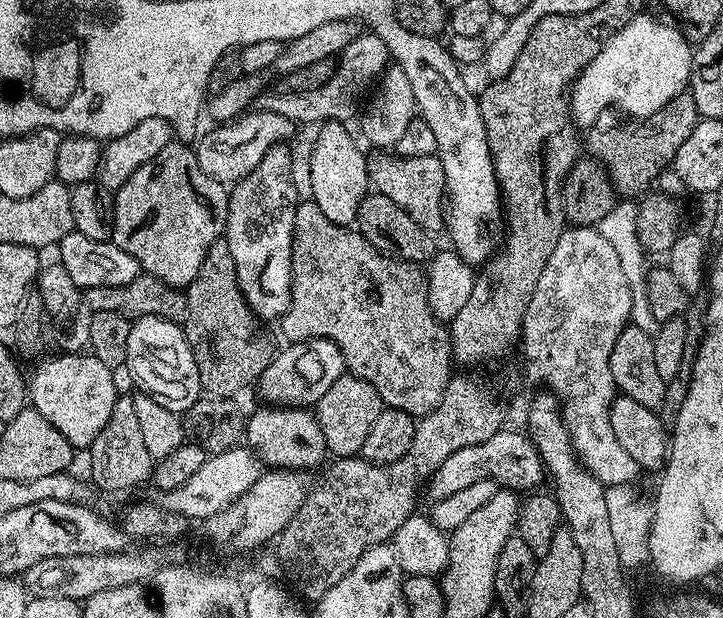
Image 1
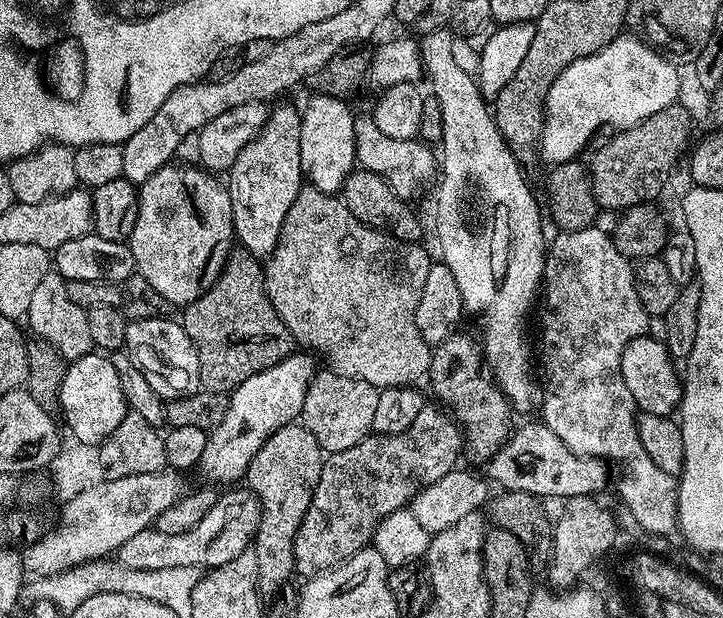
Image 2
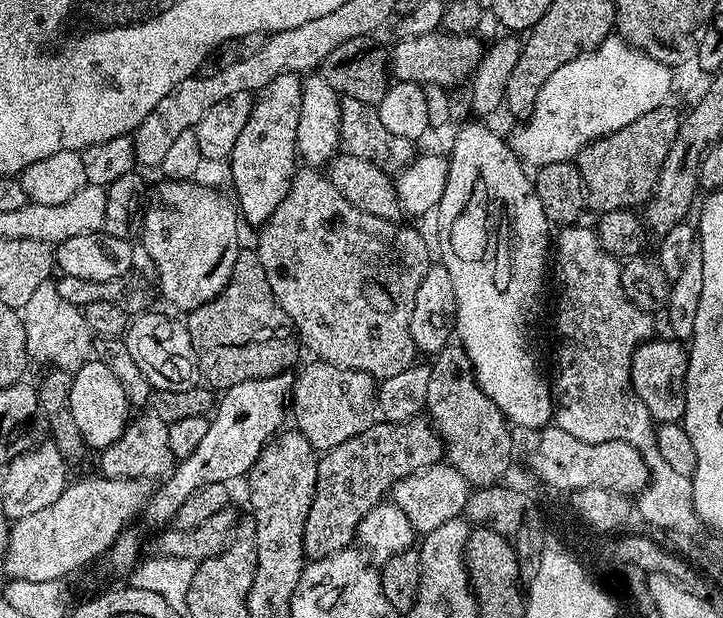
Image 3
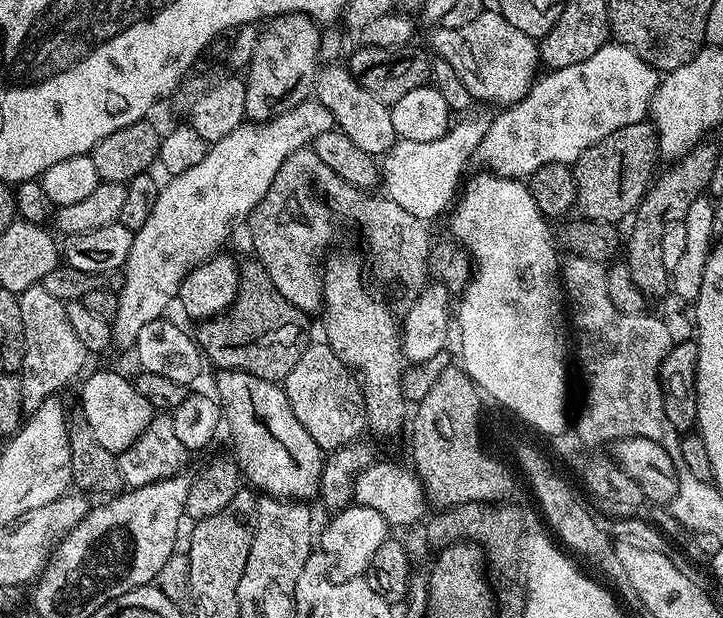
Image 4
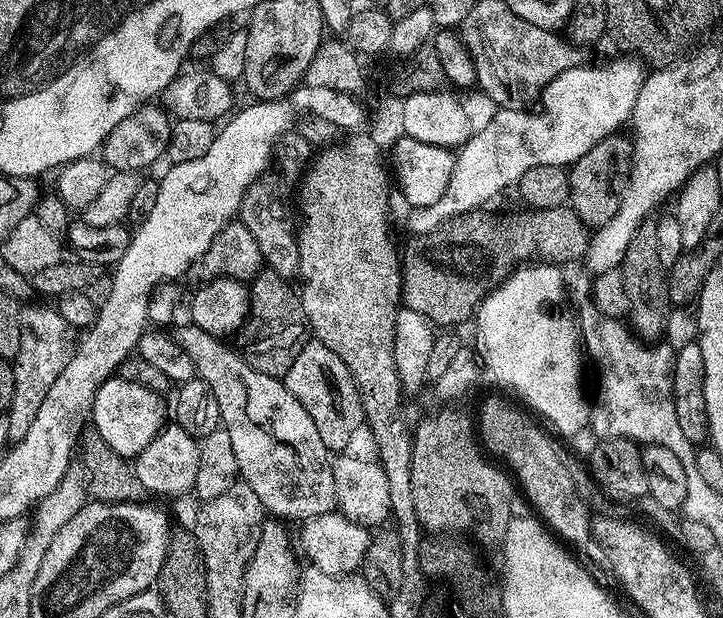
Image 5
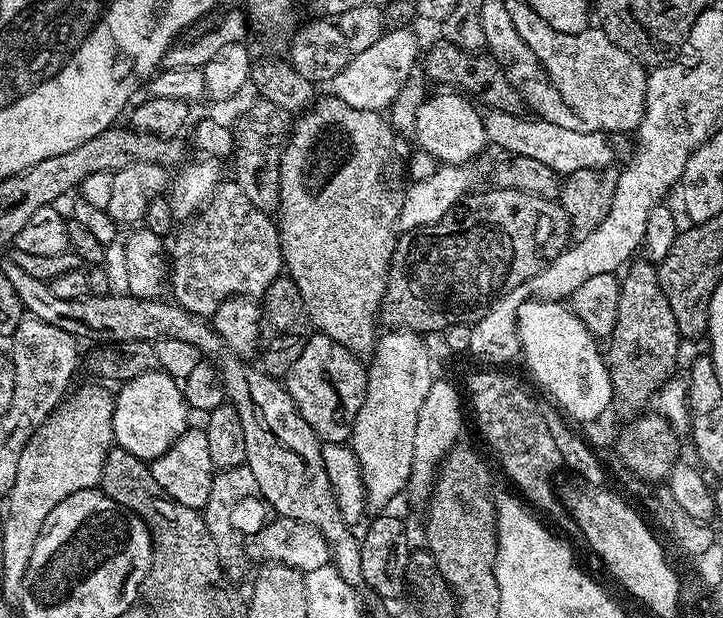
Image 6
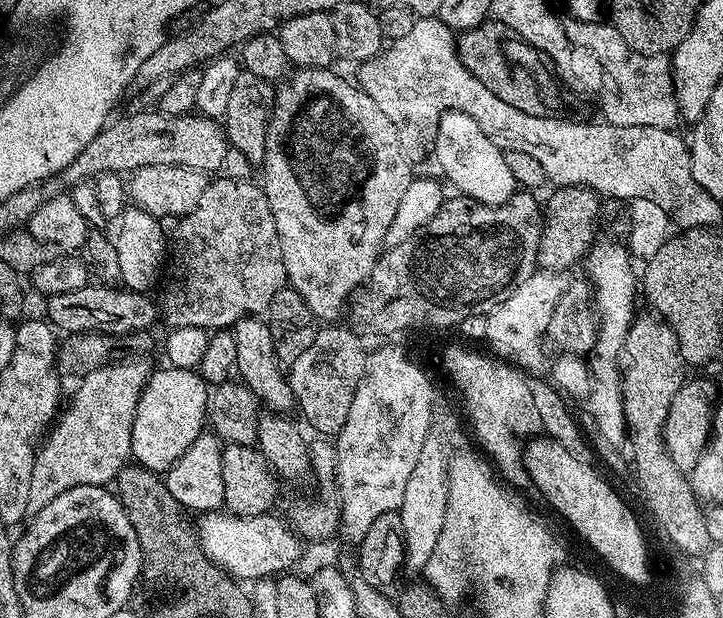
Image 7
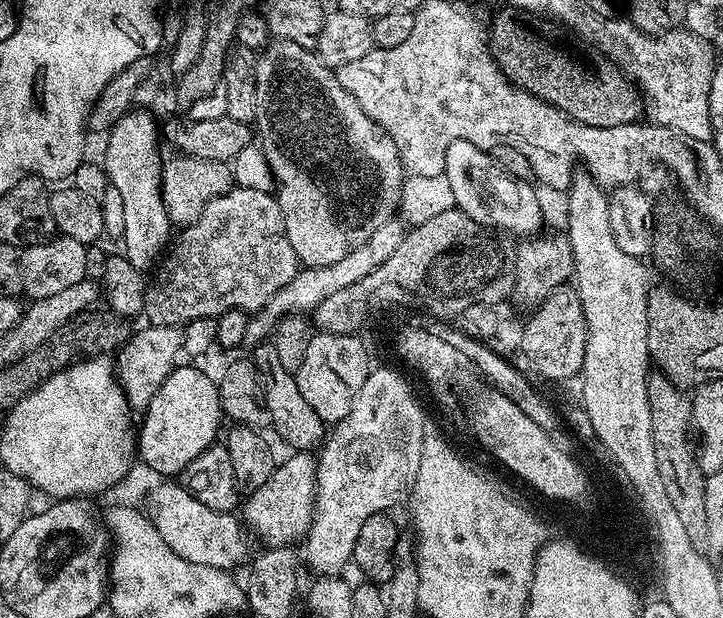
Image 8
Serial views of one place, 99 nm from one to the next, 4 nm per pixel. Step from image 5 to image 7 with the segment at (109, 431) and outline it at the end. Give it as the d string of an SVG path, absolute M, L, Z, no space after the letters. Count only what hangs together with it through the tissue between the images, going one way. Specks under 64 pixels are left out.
M163 366L151 373L138 400L136 413L134 414L134 426L132 427L132 454L131 459L135 463L148 468L157 474L167 474L170 466L190 450L190 446L200 433L205 431L208 418L209 385L203 376L196 370L182 370L171 366Z

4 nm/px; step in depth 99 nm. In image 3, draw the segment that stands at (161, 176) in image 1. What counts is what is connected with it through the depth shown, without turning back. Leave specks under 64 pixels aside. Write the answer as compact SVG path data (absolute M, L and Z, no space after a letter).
M164 178L160 182L147 197L138 240L144 243L145 254L156 267L159 295L161 292L174 307L181 308L181 313L187 314L210 302L230 282L234 262L242 250L241 225L233 201L222 193L196 184L195 179Z

